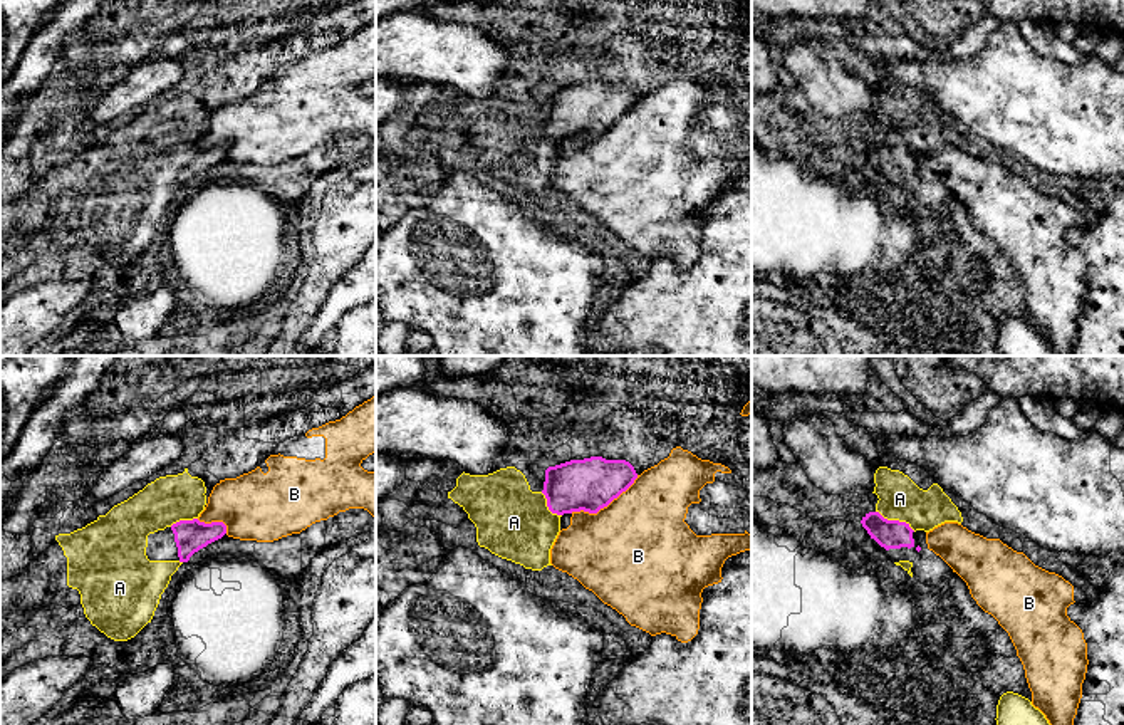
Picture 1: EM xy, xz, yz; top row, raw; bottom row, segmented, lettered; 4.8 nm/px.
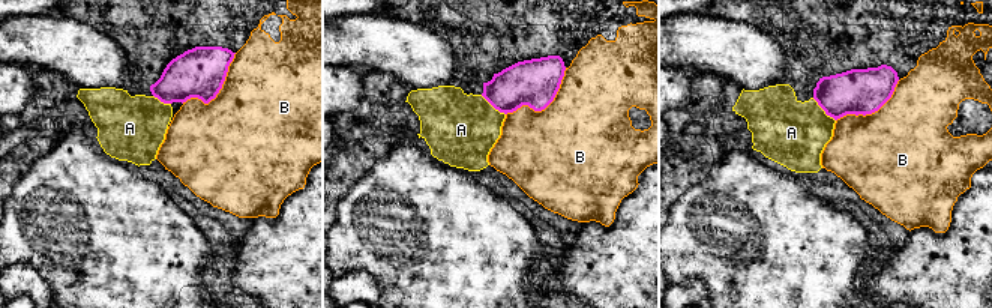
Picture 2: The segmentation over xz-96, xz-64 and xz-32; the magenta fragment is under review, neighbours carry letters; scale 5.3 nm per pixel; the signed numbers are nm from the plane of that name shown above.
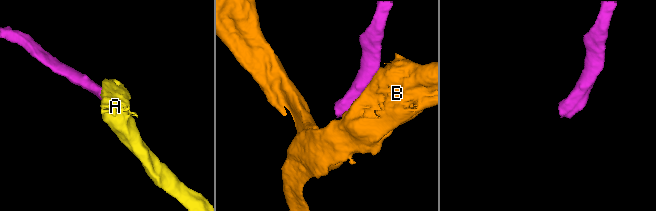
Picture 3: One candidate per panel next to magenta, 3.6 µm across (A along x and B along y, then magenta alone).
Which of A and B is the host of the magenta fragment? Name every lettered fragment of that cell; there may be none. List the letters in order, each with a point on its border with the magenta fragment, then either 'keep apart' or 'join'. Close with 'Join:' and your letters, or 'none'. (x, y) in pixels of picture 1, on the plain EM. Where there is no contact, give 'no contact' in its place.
A: yz (896, 145) | join
B: xz (604, 130) | keep apart
Join: A

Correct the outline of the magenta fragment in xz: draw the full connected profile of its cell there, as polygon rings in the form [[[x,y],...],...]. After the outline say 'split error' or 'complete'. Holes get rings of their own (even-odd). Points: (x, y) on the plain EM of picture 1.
[[[591,81],[570,84],[545,94],[542,117],[552,138],[597,138],[626,116],[637,97],[626,84]]]; complete

